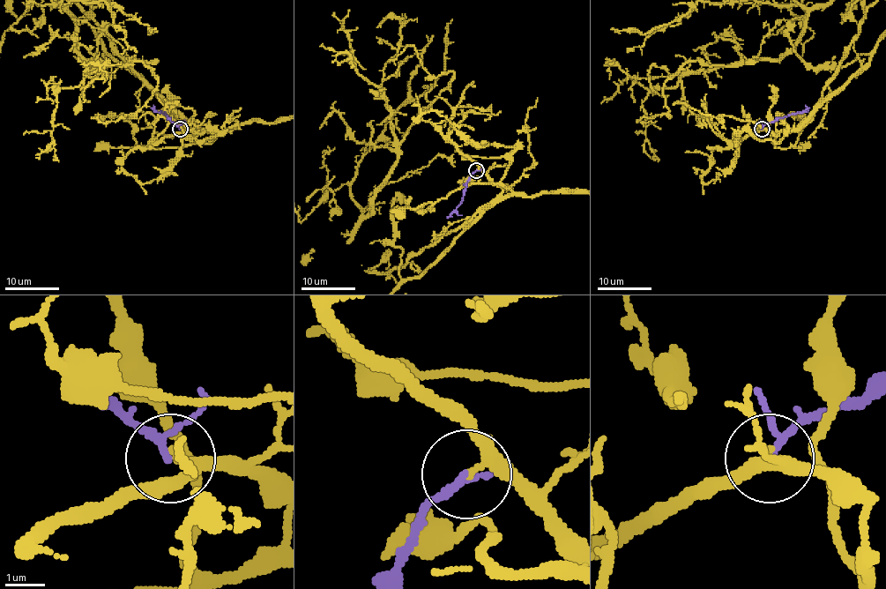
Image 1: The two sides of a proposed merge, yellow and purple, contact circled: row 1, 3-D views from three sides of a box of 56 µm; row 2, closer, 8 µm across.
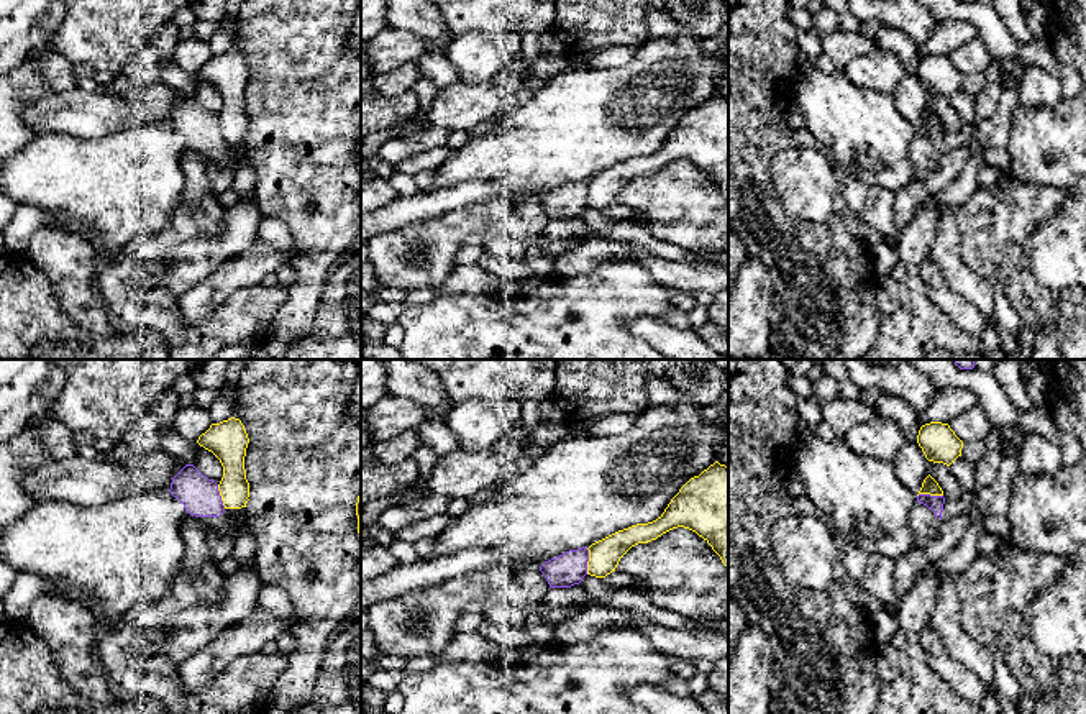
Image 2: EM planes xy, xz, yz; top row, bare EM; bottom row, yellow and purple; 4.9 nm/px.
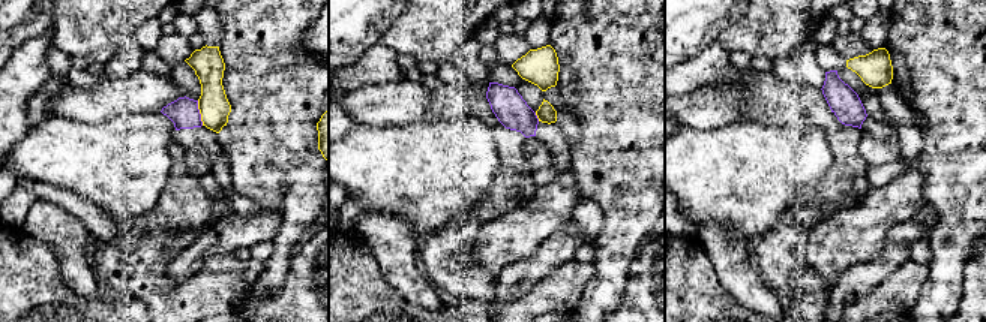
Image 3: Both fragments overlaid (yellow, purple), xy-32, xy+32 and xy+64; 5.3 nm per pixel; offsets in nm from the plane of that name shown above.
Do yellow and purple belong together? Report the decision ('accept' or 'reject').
reject

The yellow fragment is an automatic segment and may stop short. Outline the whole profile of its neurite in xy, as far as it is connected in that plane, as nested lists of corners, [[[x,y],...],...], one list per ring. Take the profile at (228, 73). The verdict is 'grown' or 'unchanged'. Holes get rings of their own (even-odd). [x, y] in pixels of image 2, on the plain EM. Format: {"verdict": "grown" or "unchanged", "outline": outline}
{"verdict": "unchanged", "outline": [[[231,49],[220,56],[212,56],[198,69],[197,76],[212,84],[223,98],[218,123],[225,141],[246,140],[249,133],[249,115],[246,112],[244,89],[249,71],[241,53]]]}

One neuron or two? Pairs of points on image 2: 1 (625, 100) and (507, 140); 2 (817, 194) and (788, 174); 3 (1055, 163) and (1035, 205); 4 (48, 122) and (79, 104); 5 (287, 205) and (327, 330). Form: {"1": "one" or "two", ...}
{"1": "one", "2": "one", "3": "two", "4": "one", "5": "two"}

